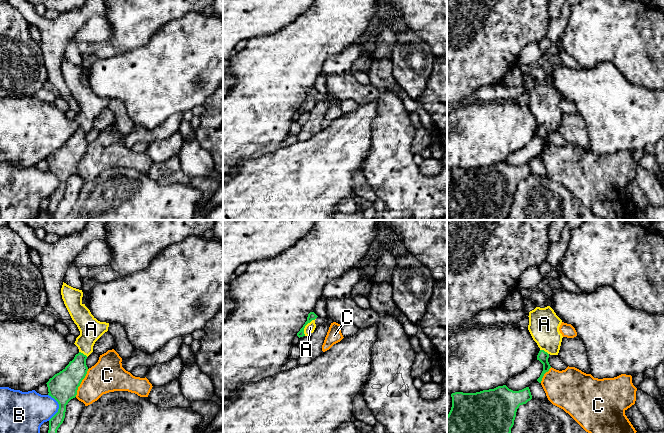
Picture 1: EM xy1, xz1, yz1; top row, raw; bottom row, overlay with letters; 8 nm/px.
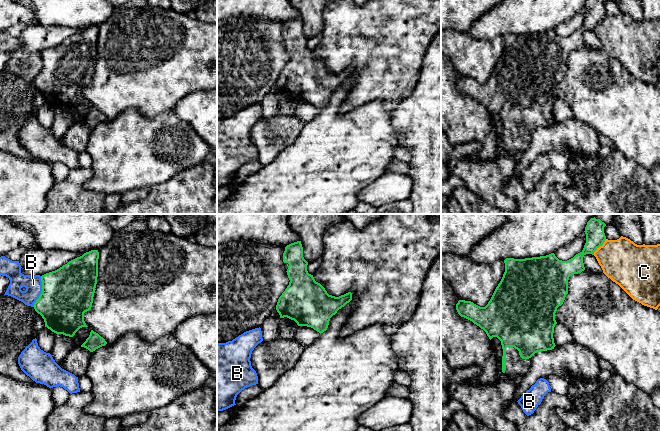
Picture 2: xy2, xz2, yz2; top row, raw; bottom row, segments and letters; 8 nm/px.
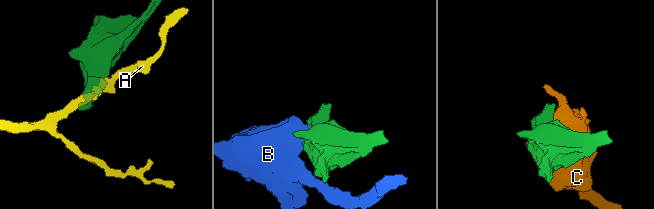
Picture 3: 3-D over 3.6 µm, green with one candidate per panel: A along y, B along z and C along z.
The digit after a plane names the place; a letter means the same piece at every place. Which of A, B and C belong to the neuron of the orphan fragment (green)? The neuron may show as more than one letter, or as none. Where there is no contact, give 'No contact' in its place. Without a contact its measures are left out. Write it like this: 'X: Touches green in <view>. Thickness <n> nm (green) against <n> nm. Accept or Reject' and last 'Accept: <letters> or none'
A: Touches green in xz1. Thickness 60 nm (green) against 80 nm. Accept
B: Touches green in xy2. Thickness 420 nm (green) against 140 nm. Reject
C: Touches green in xy1. Thickness 240 nm (green) against 280 nm. Reject
Accept: A

